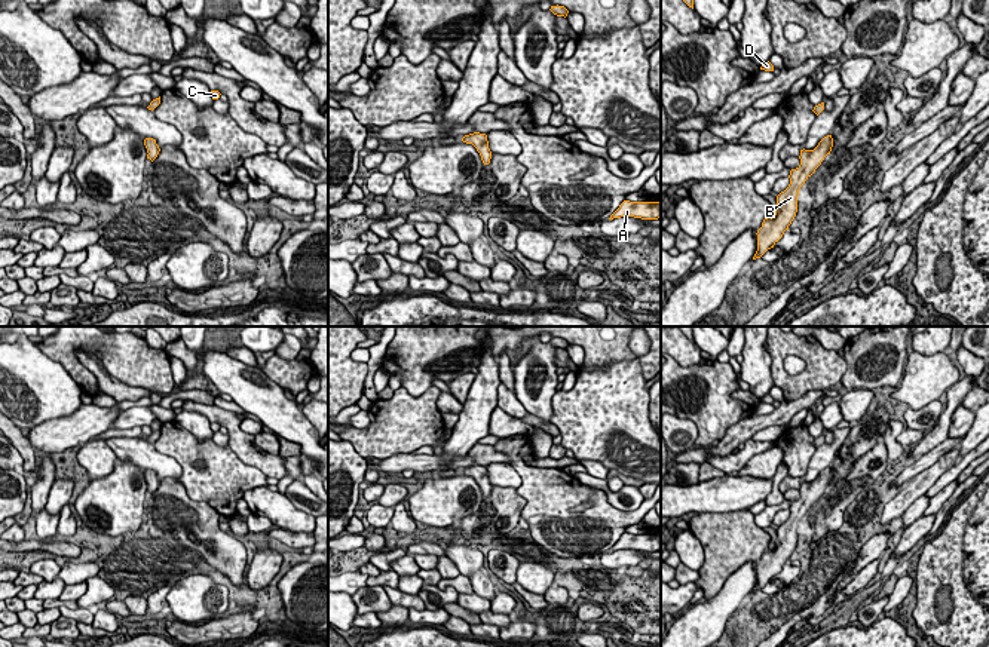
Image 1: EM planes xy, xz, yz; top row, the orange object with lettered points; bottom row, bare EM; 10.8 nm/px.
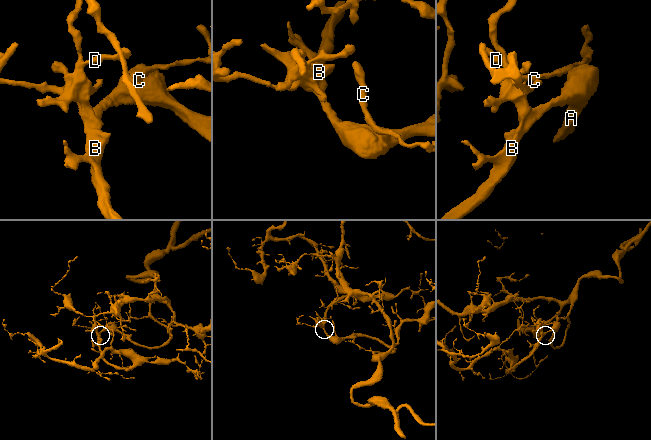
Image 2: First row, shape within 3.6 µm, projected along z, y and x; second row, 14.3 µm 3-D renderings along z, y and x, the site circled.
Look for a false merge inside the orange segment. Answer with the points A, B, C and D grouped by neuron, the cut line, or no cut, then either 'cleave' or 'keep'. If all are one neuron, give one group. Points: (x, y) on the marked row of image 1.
groups A B C D; cut none; keep

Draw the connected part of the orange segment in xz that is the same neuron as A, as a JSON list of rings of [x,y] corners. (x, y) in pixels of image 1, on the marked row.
[[[624,200],[609,220],[634,217],[642,220],[661,218],[661,202],[630,202]]]

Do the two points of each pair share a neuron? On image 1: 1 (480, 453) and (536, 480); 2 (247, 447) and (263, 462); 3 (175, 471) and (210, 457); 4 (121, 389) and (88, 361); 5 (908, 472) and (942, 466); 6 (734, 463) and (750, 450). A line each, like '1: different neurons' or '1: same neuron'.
1: different neurons
2: same neuron
3: different neurons
4: same neuron
5: different neurons
6: same neuron

